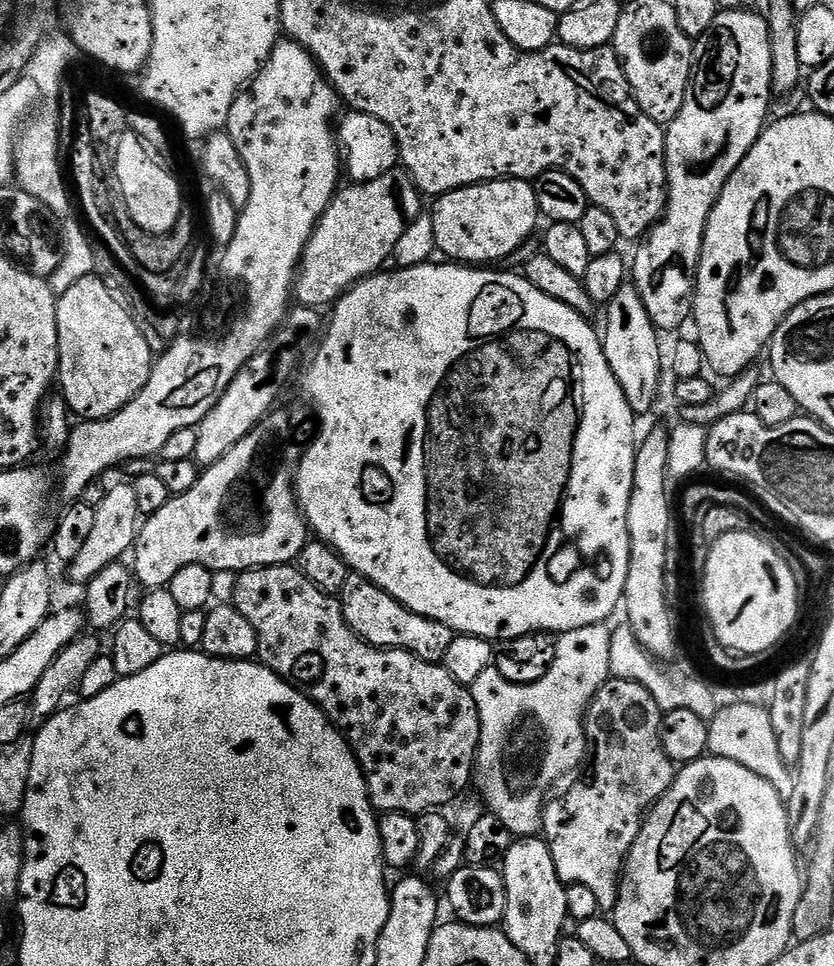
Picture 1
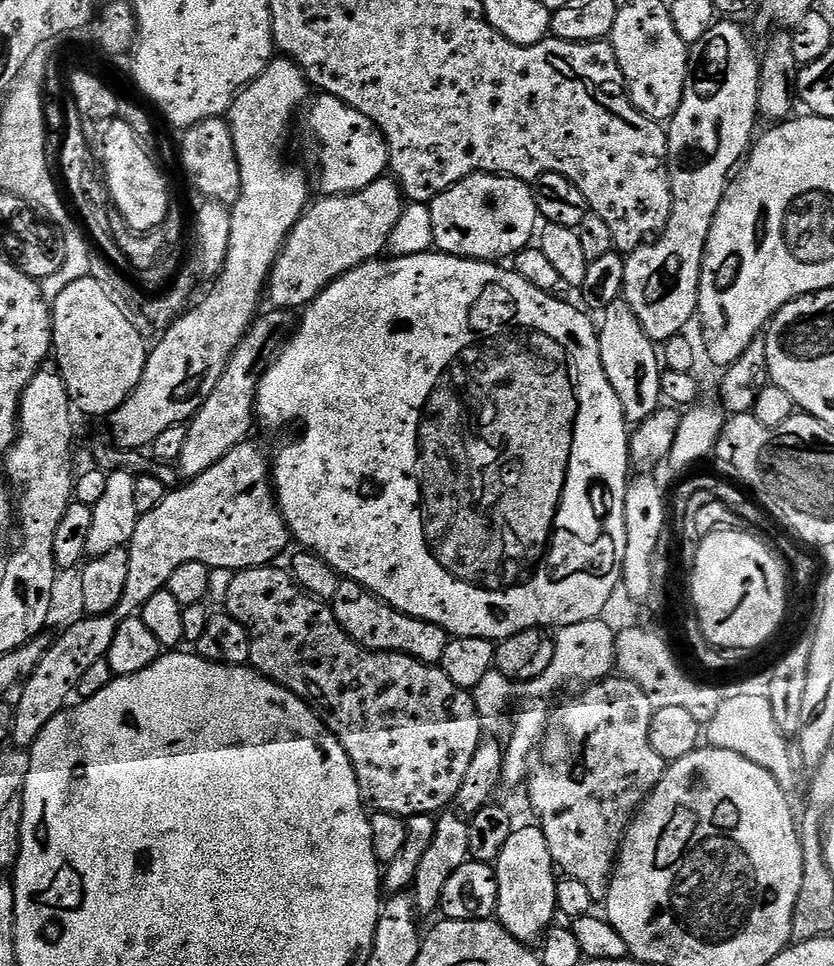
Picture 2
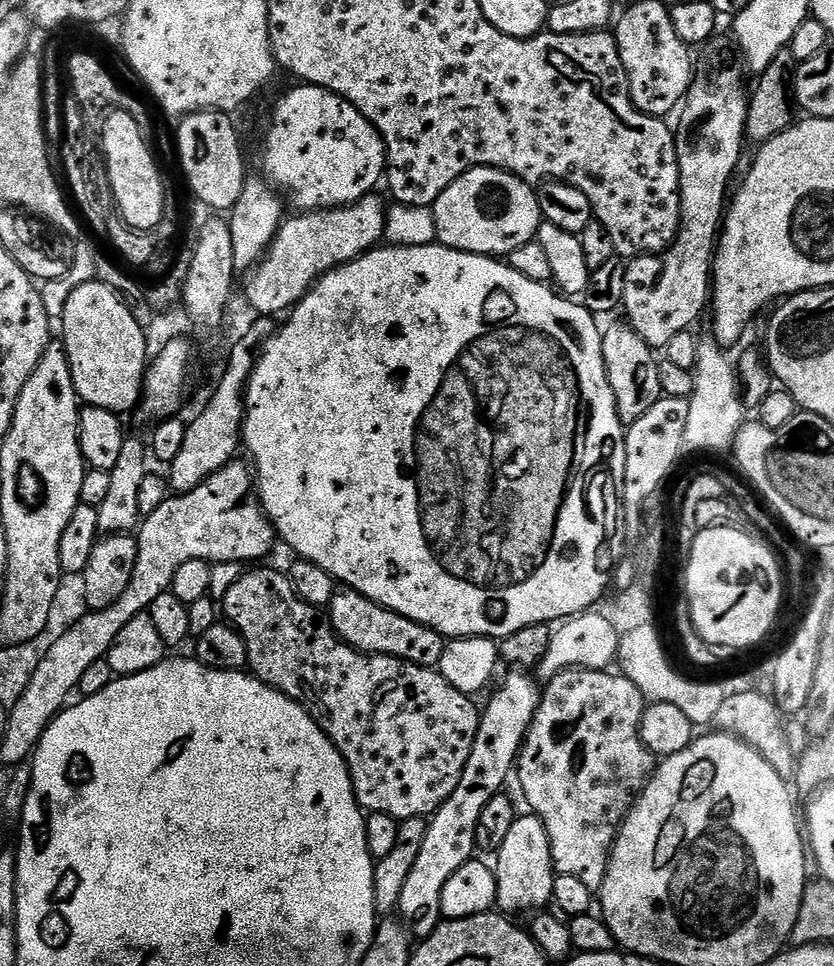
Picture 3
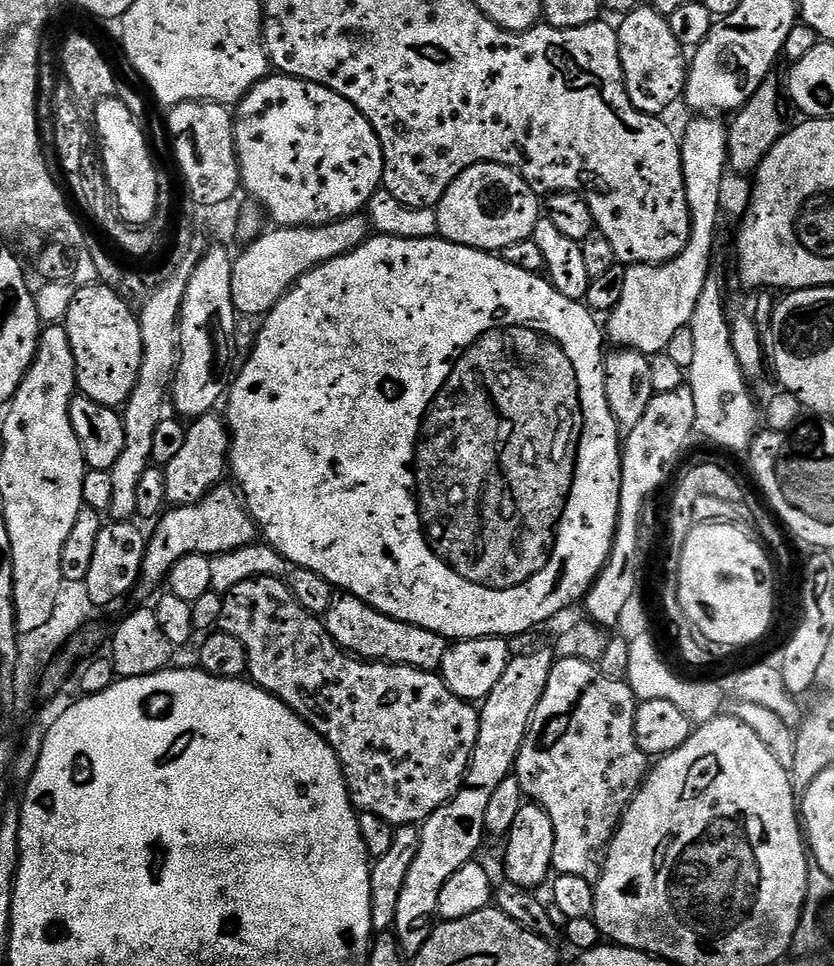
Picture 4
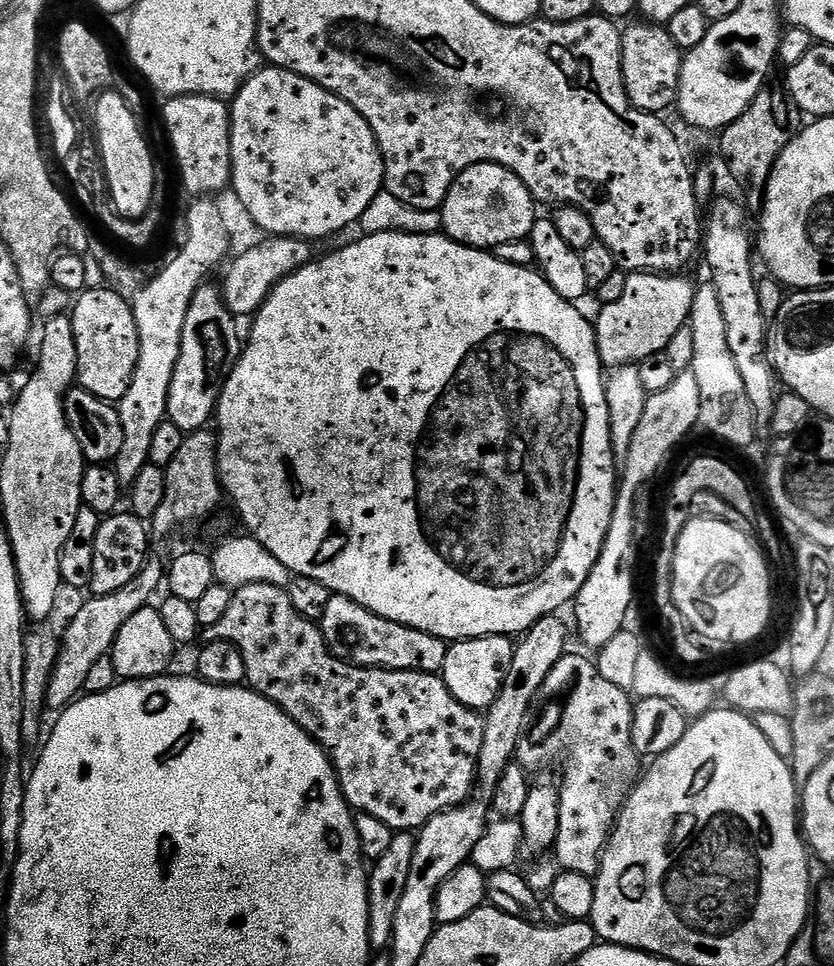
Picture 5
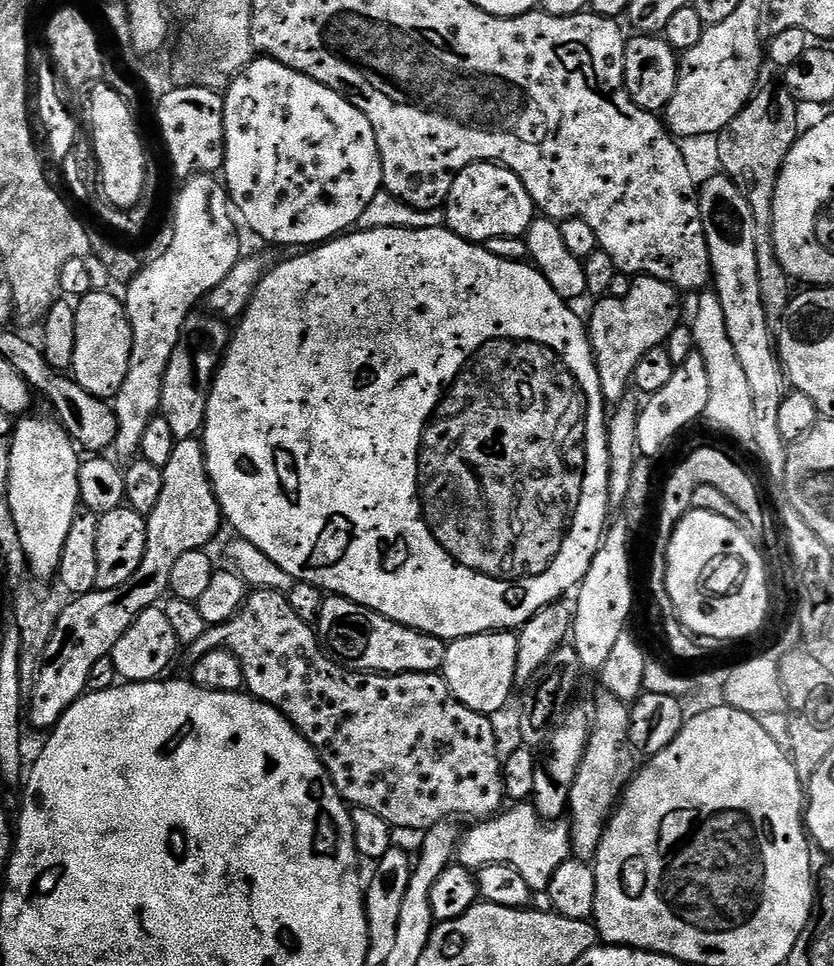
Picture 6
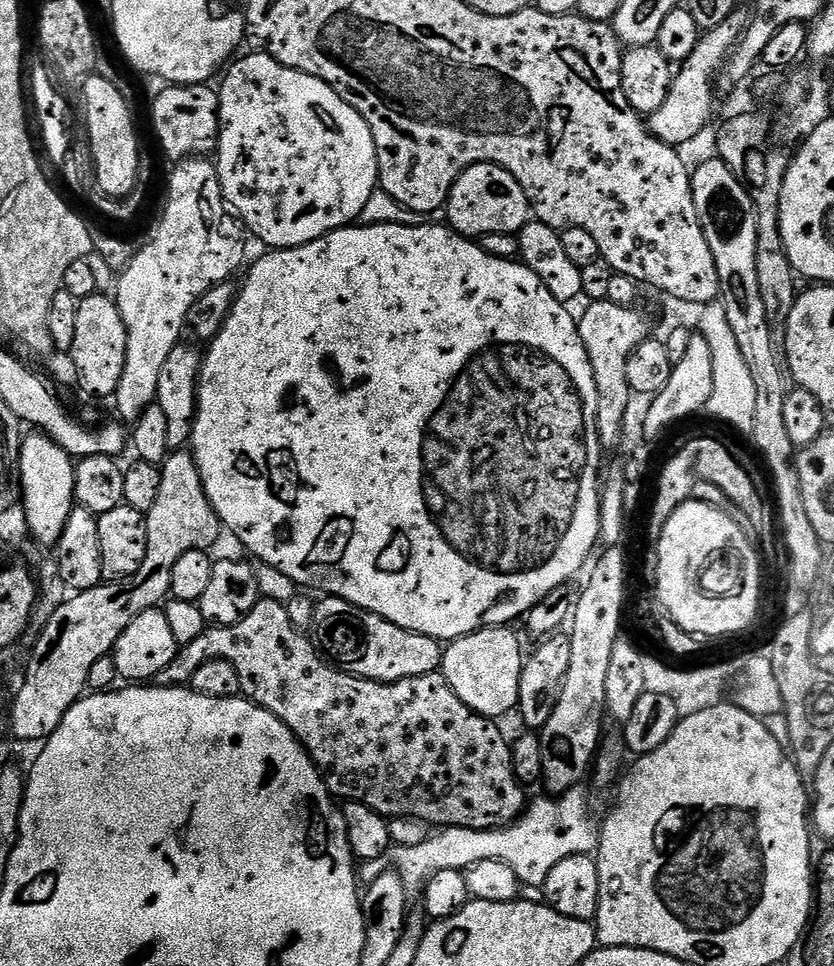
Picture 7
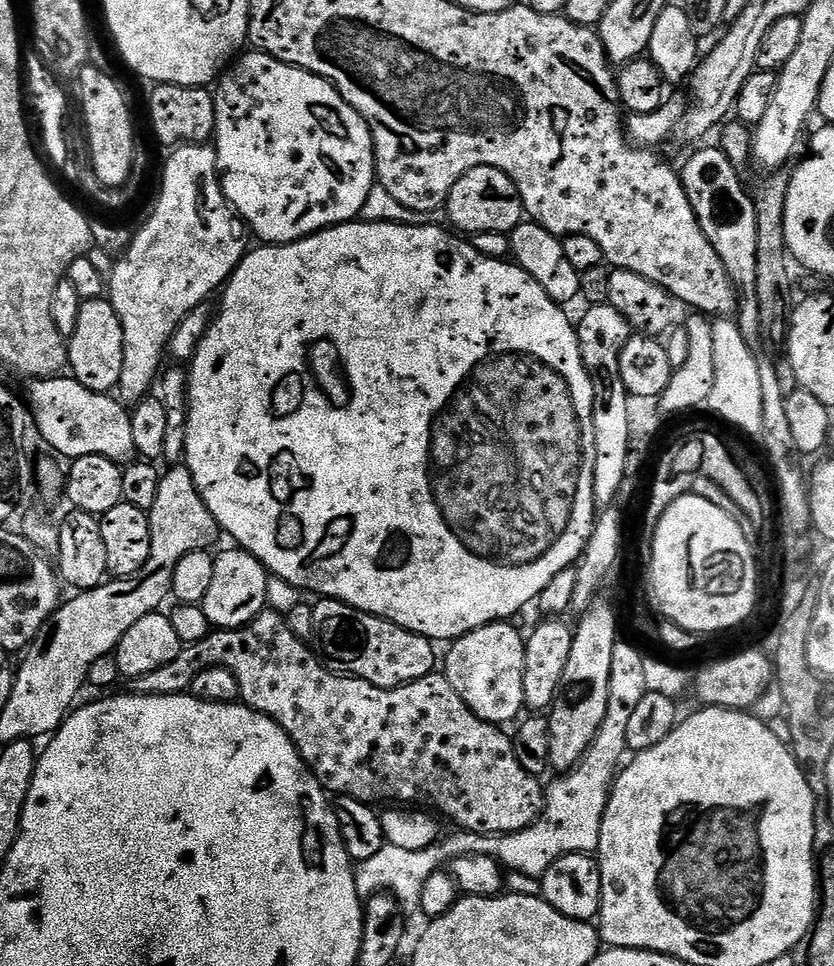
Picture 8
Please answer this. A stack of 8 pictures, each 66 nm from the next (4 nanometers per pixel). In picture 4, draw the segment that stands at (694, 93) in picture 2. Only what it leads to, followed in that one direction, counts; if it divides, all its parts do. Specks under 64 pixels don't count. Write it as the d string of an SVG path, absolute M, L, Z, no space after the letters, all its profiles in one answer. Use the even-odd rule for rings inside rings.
M700 114L684 128L684 136L679 137L680 161L686 186L686 202L690 210L690 238L686 250L673 260L664 264L633 264L625 274L625 286L622 289L621 300L613 308L606 320L606 336L613 345L624 350L640 352L643 356L653 357L657 352L663 352L668 347L670 338L678 334L678 330L689 327L692 323L694 306L702 295L706 276L714 268L712 251L716 248L716 227L720 224L720 195L724 192L724 172L728 168L728 130L725 121L712 114Z

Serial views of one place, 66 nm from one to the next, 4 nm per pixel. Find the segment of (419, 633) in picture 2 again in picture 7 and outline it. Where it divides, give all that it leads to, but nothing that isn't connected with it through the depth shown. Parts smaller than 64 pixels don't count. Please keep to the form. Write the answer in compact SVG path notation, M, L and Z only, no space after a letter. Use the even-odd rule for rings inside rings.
M336 596L321 600L315 605L310 632L317 649L340 671L361 676L363 680L392 684L396 680L425 676L441 667L441 641L402 630L402 626L394 626L394 622L362 610L349 600L339 600Z

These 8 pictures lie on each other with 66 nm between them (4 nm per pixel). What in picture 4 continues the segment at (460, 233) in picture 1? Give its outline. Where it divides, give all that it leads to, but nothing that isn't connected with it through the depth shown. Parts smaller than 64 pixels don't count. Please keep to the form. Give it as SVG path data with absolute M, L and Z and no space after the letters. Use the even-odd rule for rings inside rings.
M475 164L450 182L435 210L439 239L496 254L514 242L532 239L534 226L542 218L542 200L513 168Z

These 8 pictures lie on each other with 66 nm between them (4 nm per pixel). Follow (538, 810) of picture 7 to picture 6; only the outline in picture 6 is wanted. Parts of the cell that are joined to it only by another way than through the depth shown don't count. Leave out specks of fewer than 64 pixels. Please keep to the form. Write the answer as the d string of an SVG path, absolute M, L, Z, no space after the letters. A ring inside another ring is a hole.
M516 802L511 807L479 821L469 832L465 831L460 837L455 859L469 870L479 870L491 864L510 864L514 870L518 870L518 874L522 874L526 886L530 886L533 892L547 892L550 878L554 878L554 870L558 870L558 866L572 856L572 829L563 819L541 820L531 803Z

